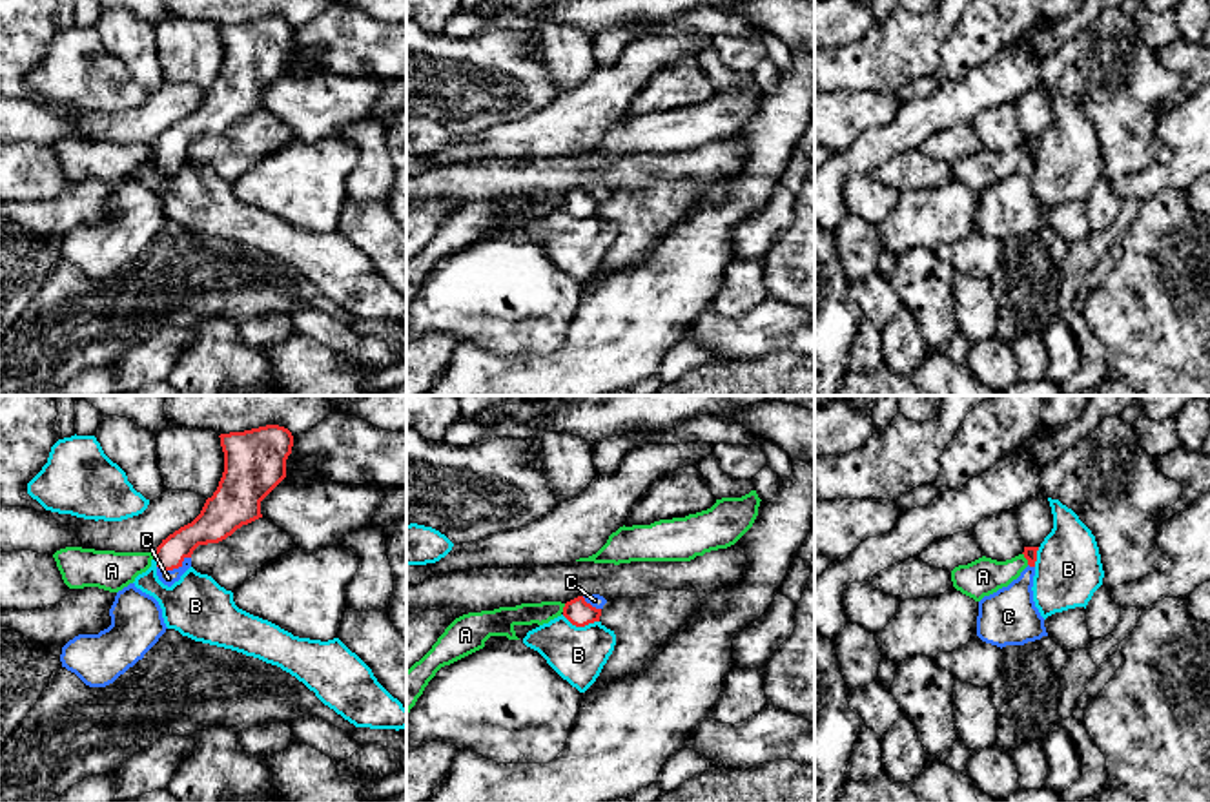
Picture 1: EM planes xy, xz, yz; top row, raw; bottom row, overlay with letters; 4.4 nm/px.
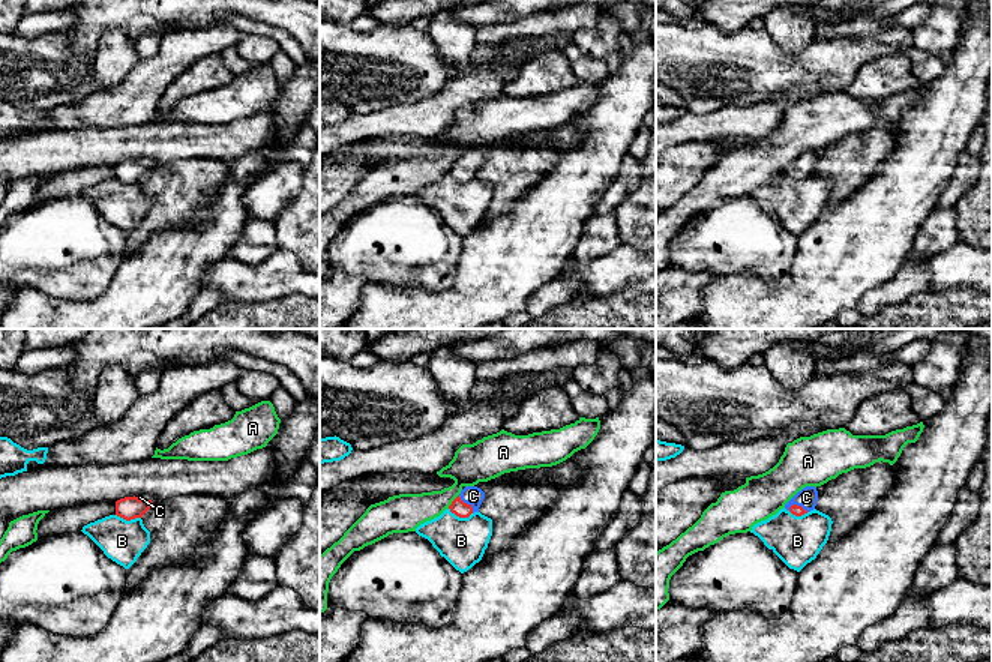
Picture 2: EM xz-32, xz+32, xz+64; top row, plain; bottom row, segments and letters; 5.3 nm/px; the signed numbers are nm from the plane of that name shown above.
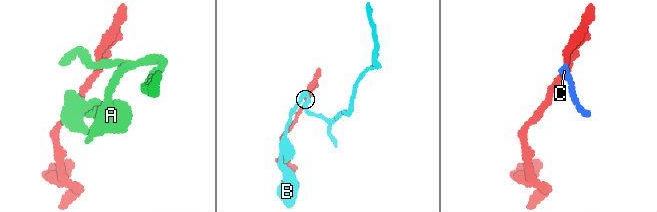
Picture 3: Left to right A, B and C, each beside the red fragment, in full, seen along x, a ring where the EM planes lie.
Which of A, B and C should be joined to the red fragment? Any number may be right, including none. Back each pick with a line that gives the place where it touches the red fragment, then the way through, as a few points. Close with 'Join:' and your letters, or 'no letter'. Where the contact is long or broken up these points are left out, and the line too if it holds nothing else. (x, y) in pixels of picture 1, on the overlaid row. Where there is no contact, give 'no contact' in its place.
C: contact xy (174, 567); way xy (212, 525), (174, 558), (174, 567), (168, 578)
Join: C

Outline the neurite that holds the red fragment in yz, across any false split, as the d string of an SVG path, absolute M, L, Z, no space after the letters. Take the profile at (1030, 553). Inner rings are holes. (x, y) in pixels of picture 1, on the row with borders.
M1024 547L1028 567L1020 576L979 602L977 636L982 642L1002 649L1048 636L1031 591L1037 550L1039 547Z

